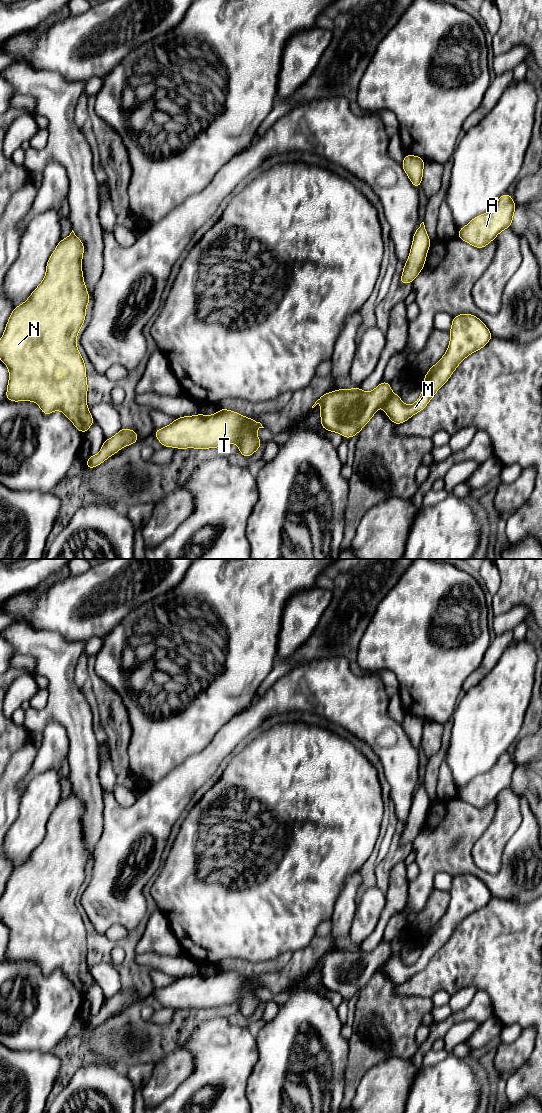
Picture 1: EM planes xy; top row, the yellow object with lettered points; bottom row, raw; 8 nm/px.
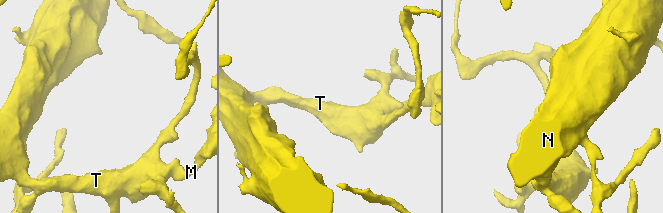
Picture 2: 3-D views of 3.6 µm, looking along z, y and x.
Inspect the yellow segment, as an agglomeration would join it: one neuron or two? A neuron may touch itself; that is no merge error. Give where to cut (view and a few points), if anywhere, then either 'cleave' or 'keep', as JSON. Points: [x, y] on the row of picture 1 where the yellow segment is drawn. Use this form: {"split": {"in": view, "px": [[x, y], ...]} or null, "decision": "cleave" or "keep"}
{"split": {"in": "xy", "px": [[393, 394], [383, 404]]}, "decision": "cleave"}

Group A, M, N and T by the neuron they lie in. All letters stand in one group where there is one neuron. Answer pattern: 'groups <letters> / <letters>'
groups A M / N T

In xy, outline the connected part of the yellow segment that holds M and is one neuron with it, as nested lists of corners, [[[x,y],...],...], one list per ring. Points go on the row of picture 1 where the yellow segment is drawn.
[[[469,313],[453,317],[449,333],[451,338],[448,349],[426,373],[419,399],[413,405],[407,406],[399,394],[393,394],[384,404],[384,412],[394,424],[402,424],[422,411],[458,365],[467,356],[483,348],[493,337],[487,326]]]

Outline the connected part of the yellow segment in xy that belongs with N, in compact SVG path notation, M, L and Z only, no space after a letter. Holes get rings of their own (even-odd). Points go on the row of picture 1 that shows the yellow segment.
M73 230L66 239L59 241L49 257L43 281L23 304L16 306L12 311L0 339L0 359L9 369L7 400L36 402L44 415L60 410L77 430L85 434L95 421L86 402L88 385L85 363L76 346L78 332L85 321L86 306L91 302L83 278L83 254L84 244ZM58 367L64 368L62 379L55 377L55 370Z

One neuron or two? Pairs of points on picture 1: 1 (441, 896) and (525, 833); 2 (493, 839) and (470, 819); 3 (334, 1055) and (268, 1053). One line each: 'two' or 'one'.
1: two
2: two
3: one

